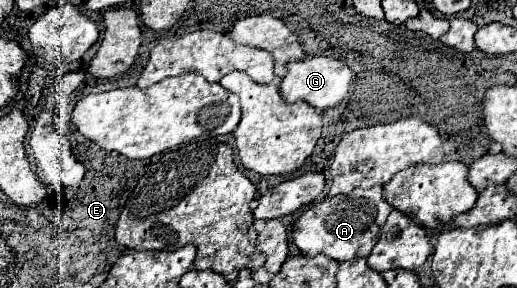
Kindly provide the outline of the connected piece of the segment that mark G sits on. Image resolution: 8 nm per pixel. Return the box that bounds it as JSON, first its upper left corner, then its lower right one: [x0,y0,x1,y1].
[279,57,351,109]

